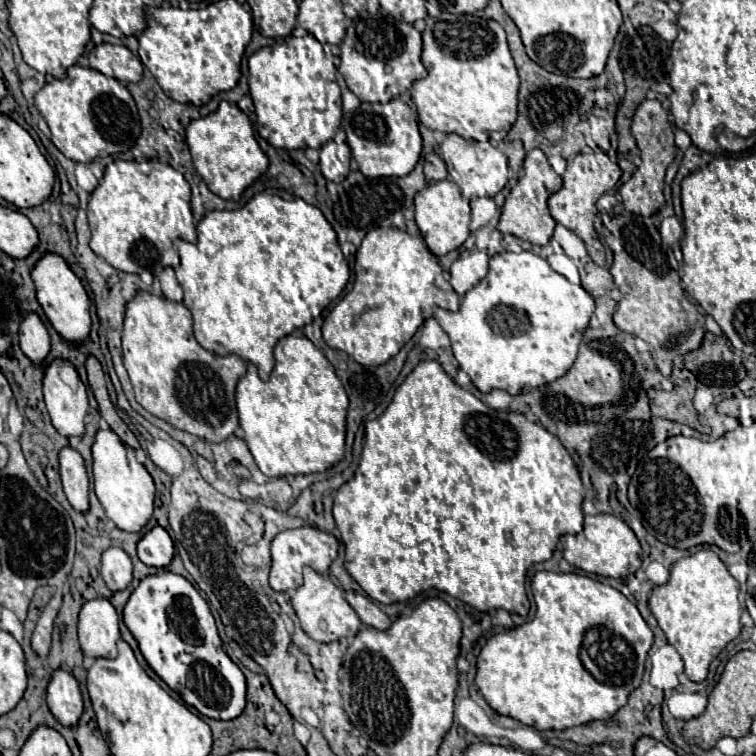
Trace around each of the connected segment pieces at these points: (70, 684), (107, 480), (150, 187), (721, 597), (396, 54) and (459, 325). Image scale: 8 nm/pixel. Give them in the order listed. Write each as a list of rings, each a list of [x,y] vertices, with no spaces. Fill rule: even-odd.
[[[57,670],[47,688],[47,704],[51,714],[67,728],[73,728],[83,714],[79,684],[71,672]]]
[[[99,430],[93,444],[93,484],[95,494],[105,508],[107,518],[125,532],[139,532],[153,514],[155,484],[143,464],[137,462],[135,450],[119,440],[113,430]]]
[[[159,160],[107,164],[105,176],[91,192],[87,218],[91,226],[91,250],[123,272],[141,274],[143,270],[157,276],[167,266],[179,264],[173,248],[175,238],[195,244],[195,224],[191,214],[191,188],[181,172]]]
[[[699,550],[677,560],[671,566],[671,578],[665,586],[651,592],[649,608],[665,632],[667,642],[675,646],[685,662],[685,674],[693,682],[703,682],[711,660],[741,632],[739,616],[745,610],[739,601],[739,582],[713,550]]]
[[[359,12],[353,20],[349,20],[347,34],[341,44],[341,64],[339,72],[345,78],[347,88],[361,100],[361,102],[389,102],[391,98],[403,94],[405,90],[411,88],[411,84],[419,78],[427,76],[425,66],[421,64],[421,34],[413,28],[413,24],[407,24],[403,20],[395,20],[393,16],[379,12],[379,14],[369,14],[369,12]]]
[[[503,252],[495,254],[489,262],[489,274],[471,292],[465,294],[457,312],[435,308],[435,320],[449,334],[453,356],[459,368],[469,374],[471,382],[481,392],[491,392],[493,388],[507,390],[511,396],[523,392],[523,388],[539,388],[561,378],[577,358],[579,342],[589,326],[589,318],[595,310],[591,294],[583,286],[571,284],[565,276],[557,274],[547,260],[533,252]]]

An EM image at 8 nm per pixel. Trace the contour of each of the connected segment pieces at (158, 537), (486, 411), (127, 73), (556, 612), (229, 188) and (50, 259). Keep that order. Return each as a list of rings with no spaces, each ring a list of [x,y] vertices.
[[[155,526],[151,528],[137,544],[139,560],[153,568],[165,568],[173,560],[173,540],[165,528]]]
[[[423,360],[397,388],[387,410],[379,418],[365,422],[365,444],[361,452],[361,462],[353,478],[337,490],[333,502],[333,516],[341,532],[341,540],[345,544],[345,568],[373,600],[381,604],[407,602],[415,598],[421,590],[437,588],[481,612],[503,608],[507,612],[527,616],[529,612],[529,600],[525,594],[527,568],[535,562],[549,560],[563,534],[579,534],[583,530],[583,510],[581,510],[583,496],[585,496],[585,488],[581,484],[573,458],[569,456],[569,452],[565,450],[565,446],[559,442],[557,436],[547,432],[543,426],[527,420],[521,412],[493,410],[485,406],[471,392],[457,386],[453,378],[445,374],[439,362]]]
[[[101,44],[95,46],[89,54],[89,66],[99,70],[105,76],[117,78],[123,84],[139,82],[143,78],[143,64],[139,56],[133,56],[125,46]]]
[[[537,572],[531,578],[531,592],[533,592],[533,600],[537,604],[537,612],[535,618],[531,622],[527,622],[525,626],[515,626],[503,632],[493,634],[487,644],[481,648],[479,656],[477,656],[477,676],[475,676],[475,684],[479,686],[483,698],[487,700],[487,704],[503,714],[503,716],[511,716],[515,720],[519,720],[525,726],[533,726],[535,730],[565,730],[571,726],[579,726],[579,724],[587,724],[591,720],[609,720],[621,706],[627,704],[627,696],[641,684],[641,676],[643,676],[643,664],[647,658],[647,652],[653,644],[653,632],[651,628],[645,624],[645,620],[641,618],[637,606],[633,602],[629,602],[619,590],[601,584],[599,580],[593,580],[589,576],[577,574],[577,572]]]
[[[225,100],[219,104],[219,108],[213,114],[193,120],[185,128],[185,140],[187,140],[197,174],[205,180],[207,188],[213,194],[225,200],[239,200],[243,190],[255,178],[259,178],[269,164],[265,152],[259,148],[253,136],[251,120],[237,106]]]
[[[47,254],[43,256],[33,272],[33,282],[37,288],[37,300],[45,312],[45,316],[49,318],[51,326],[55,328],[55,332],[69,344],[83,344],[89,340],[89,332],[91,332],[91,318],[89,318],[89,296],[83,288],[83,284],[79,282],[79,278],[71,272],[69,264],[59,256],[59,254]]]

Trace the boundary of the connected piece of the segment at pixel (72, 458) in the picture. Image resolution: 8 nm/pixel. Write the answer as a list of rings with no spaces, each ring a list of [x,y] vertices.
[[[63,448],[59,452],[59,474],[63,482],[63,492],[75,512],[85,514],[89,510],[89,478],[83,458],[73,448]]]

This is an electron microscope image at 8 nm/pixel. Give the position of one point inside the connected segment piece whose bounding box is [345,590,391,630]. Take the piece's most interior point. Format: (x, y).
(366, 609)

